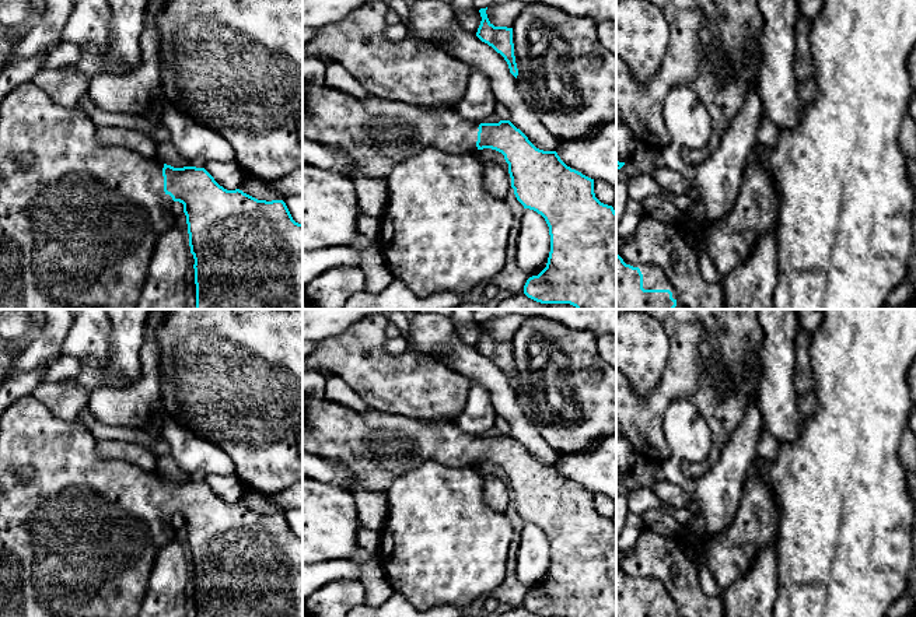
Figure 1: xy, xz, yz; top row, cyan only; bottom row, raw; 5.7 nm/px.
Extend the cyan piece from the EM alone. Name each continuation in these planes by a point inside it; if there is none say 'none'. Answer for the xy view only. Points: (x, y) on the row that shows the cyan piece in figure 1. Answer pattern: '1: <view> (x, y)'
1: xy (79, 221)

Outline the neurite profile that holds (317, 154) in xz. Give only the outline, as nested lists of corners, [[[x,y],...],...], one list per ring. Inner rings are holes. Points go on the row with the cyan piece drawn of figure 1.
[[[303,136],[303,164],[322,166],[349,176],[356,168],[345,151],[333,150]]]

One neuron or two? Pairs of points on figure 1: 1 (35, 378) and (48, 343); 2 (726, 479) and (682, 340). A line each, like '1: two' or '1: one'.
1: two
2: two

